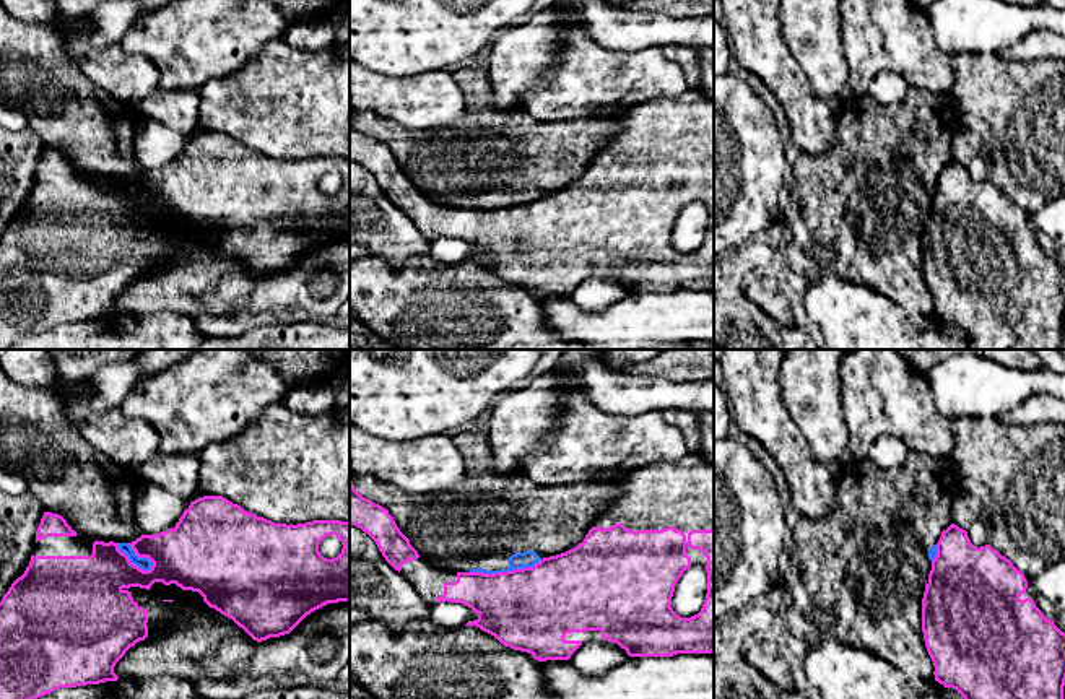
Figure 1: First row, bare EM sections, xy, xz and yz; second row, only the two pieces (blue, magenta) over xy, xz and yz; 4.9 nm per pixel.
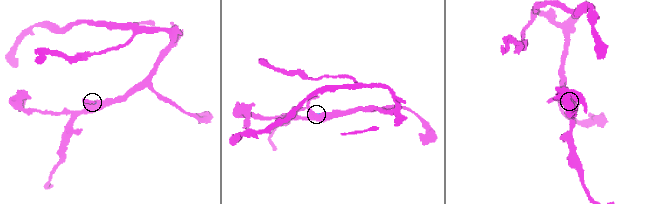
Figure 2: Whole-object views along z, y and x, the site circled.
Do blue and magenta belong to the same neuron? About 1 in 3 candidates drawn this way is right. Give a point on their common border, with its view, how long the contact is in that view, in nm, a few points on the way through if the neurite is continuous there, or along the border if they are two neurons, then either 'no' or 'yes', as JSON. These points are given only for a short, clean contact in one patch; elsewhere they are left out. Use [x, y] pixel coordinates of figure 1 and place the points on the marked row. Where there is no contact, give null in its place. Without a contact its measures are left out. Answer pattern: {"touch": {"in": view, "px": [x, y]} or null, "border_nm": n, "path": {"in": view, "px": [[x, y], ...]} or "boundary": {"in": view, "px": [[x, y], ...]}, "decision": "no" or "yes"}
{"touch": {"in": "xy", "px": [132, 563]}, "border_nm": 220, "boundary": {"in": "xy", "px": [[117, 543], [132, 563], [143, 569], [152, 568]]}, "decision": "no"}

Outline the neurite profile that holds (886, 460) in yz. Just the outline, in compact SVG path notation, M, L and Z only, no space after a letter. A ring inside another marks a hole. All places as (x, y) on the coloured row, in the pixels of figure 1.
M885 434L870 445L867 458L881 470L893 470L906 463L907 452L909 449L901 439Z

